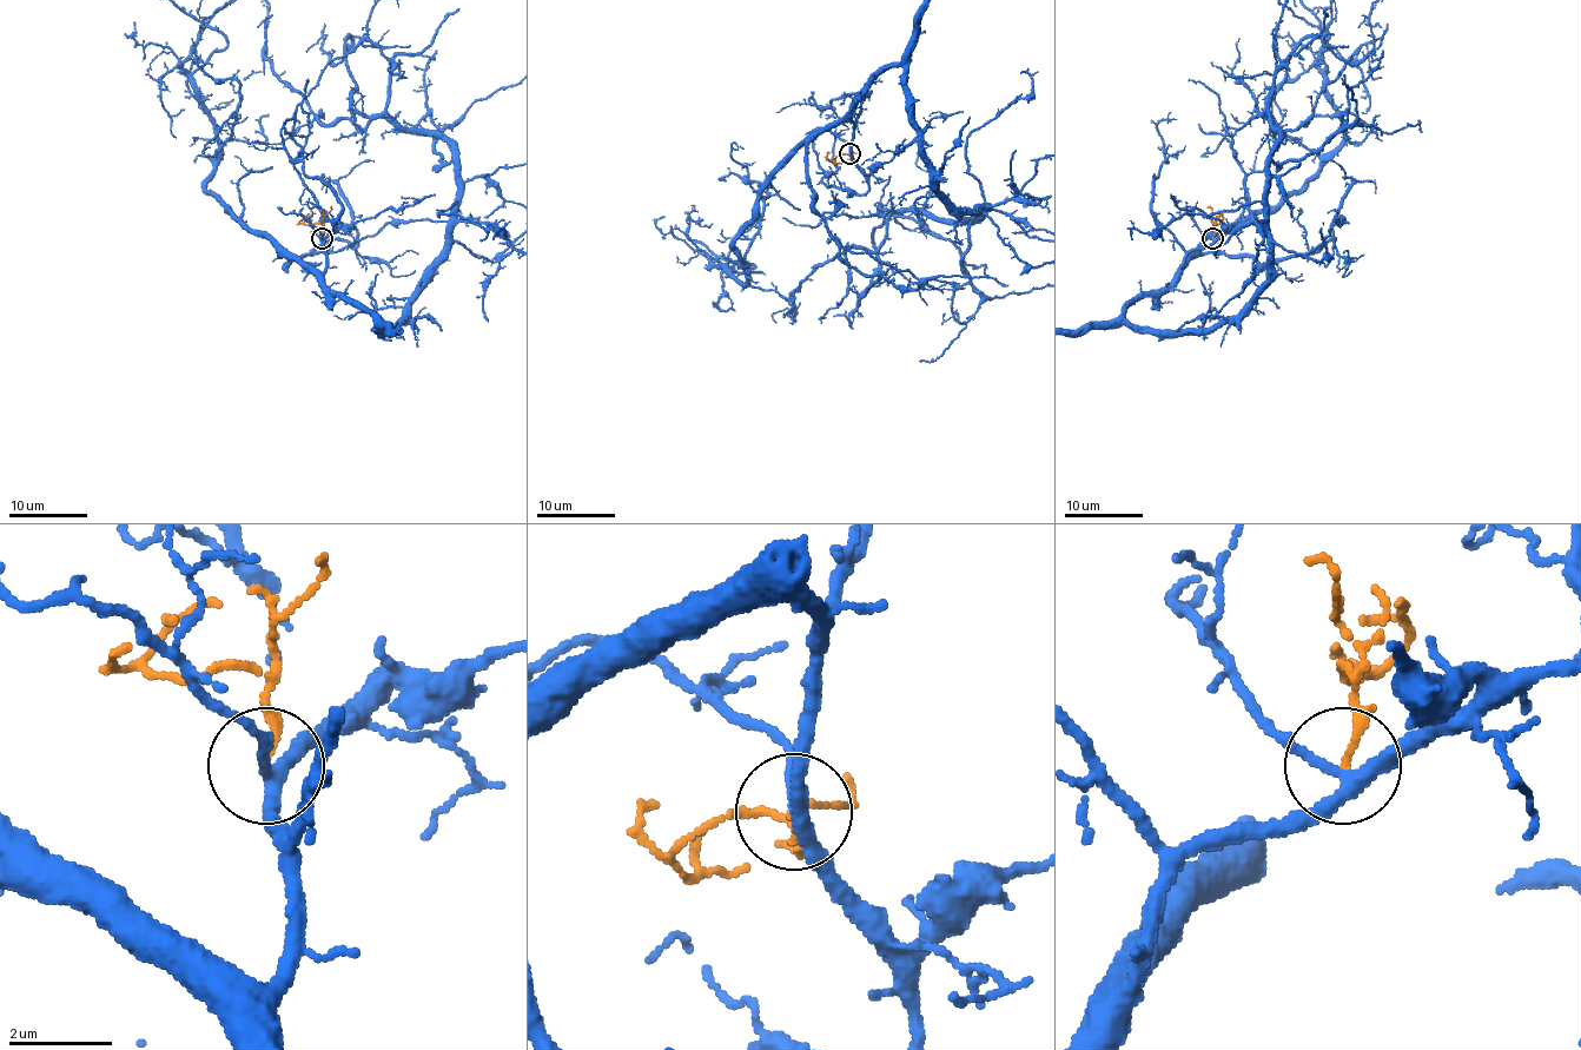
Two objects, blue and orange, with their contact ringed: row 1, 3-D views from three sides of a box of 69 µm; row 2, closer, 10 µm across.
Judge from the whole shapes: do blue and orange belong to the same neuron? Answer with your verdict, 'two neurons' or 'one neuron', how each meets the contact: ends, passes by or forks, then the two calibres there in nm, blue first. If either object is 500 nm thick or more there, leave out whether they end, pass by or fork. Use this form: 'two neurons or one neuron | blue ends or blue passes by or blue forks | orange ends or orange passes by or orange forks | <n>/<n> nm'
two neurons | blue forks | orange ends | 260/140 nm

